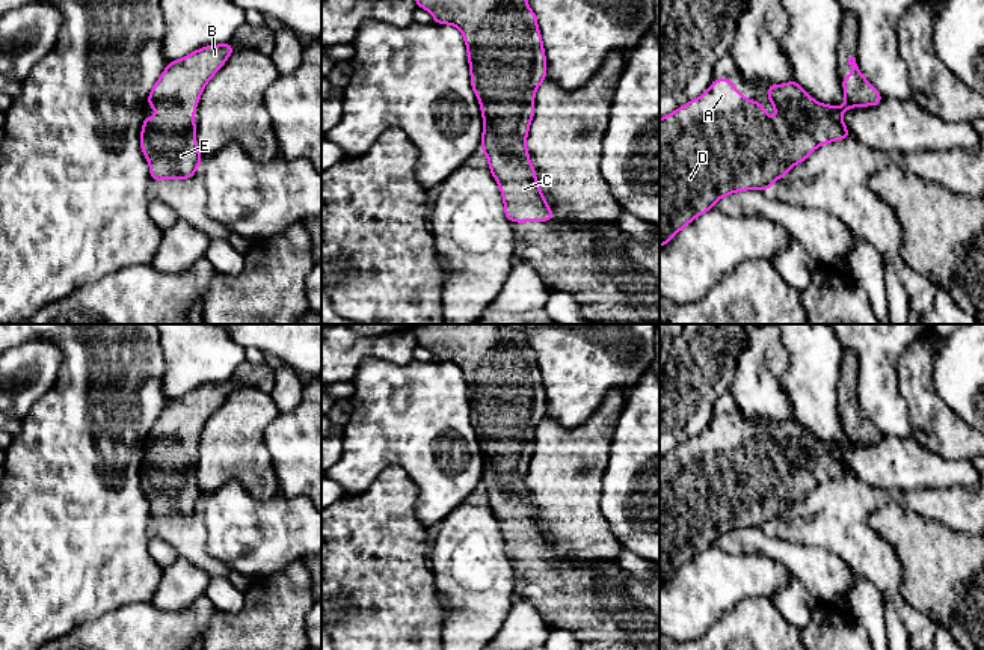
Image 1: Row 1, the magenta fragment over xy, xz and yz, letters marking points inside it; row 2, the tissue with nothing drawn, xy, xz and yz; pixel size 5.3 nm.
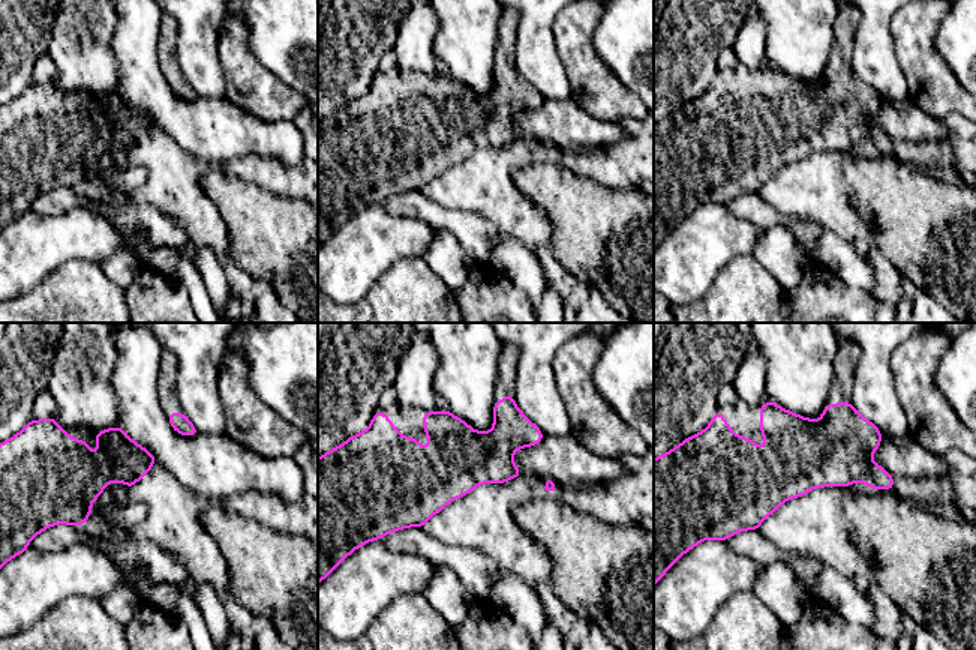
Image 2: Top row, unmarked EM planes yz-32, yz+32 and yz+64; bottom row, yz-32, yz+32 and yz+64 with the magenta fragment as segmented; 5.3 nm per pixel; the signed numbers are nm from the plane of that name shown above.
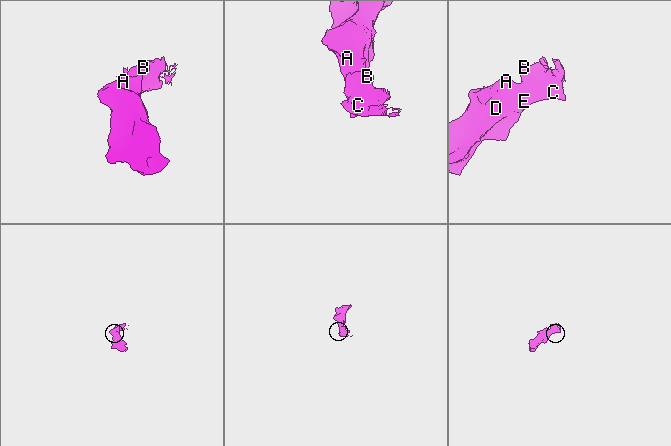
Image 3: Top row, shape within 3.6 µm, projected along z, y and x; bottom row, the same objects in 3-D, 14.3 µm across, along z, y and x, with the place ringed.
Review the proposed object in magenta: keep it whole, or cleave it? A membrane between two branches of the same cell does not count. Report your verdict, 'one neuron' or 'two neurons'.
one neuron

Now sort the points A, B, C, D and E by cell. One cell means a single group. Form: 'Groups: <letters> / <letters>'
Groups: A B C D E

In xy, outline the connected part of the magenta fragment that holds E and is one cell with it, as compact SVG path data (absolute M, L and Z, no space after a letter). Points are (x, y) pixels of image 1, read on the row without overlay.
M229 380L199 386L183 397L168 401L151 427L148 445L154 445L157 454L146 454L140 471L140 484L149 501L151 519L189 517L195 513L202 498L195 475L195 446L199 442L204 425L232 389L234 385Z

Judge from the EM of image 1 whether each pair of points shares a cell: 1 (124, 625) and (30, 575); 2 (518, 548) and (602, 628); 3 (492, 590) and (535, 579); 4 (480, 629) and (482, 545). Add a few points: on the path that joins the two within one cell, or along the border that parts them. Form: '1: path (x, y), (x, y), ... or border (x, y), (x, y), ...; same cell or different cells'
1: border (139, 602), (118, 607), (73, 628); different cells
2: path (539, 564), (581, 607); same cell
3: border (515, 572), (512, 600); different cells
4: path (480, 608), (486, 591), (482, 566); same cell

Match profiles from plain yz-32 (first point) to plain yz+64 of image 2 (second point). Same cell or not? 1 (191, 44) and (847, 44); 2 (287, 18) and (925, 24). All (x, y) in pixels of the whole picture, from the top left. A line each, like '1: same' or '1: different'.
1: different
2: different

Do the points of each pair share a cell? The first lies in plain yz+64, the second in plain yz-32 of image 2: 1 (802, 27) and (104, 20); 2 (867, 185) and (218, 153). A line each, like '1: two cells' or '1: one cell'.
1: two cells
2: two cells

